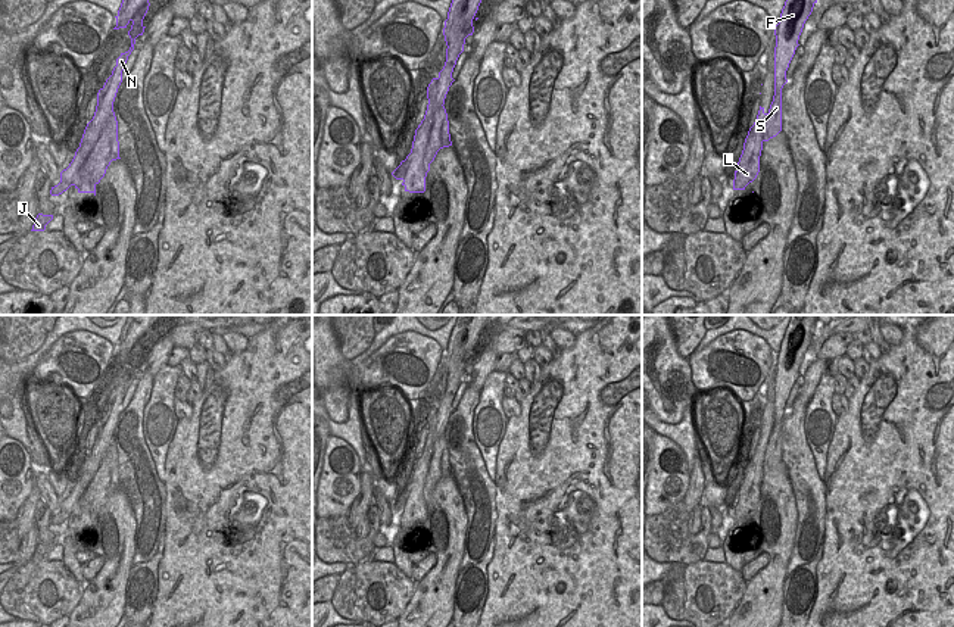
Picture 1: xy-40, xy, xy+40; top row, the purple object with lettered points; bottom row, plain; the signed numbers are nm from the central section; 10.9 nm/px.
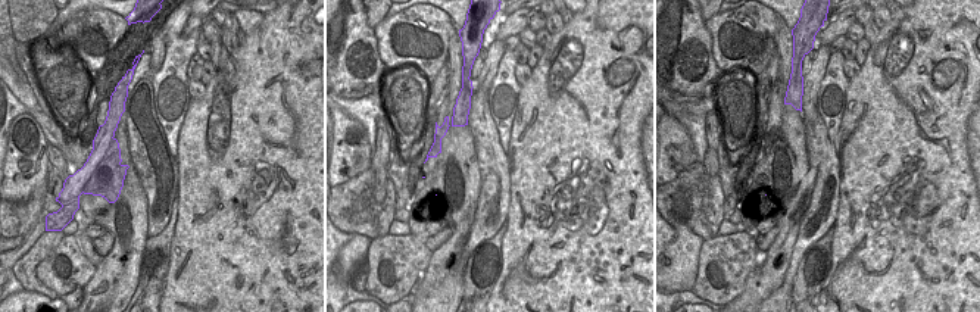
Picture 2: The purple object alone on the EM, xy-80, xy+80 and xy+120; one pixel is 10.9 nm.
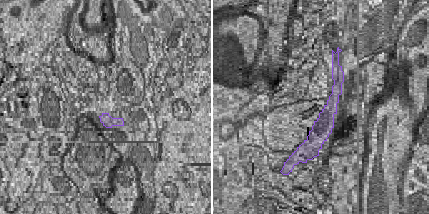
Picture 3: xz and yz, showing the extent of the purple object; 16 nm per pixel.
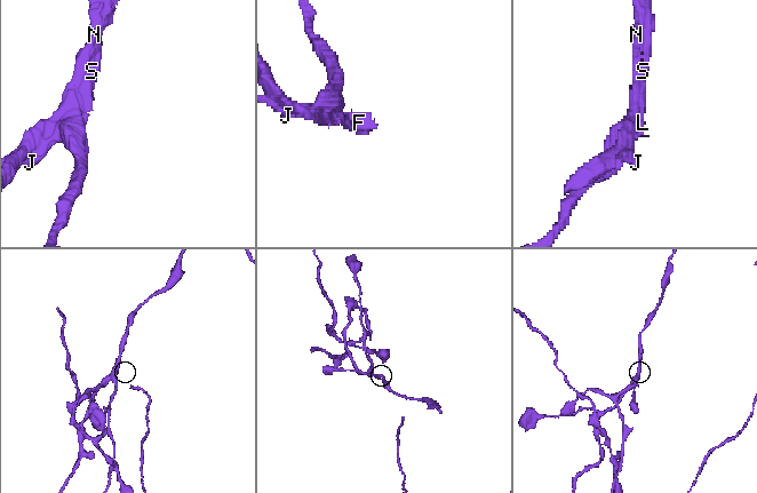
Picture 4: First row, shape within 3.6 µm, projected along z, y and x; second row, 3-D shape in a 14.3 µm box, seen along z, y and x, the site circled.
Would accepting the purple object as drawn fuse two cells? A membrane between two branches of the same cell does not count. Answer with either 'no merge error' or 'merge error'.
merge error

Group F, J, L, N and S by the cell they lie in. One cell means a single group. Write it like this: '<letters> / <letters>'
F L N / J S

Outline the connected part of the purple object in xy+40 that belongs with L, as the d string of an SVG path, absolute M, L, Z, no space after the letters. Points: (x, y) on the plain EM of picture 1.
M760 436L757 449L745 468L738 499L735 500L733 520L745 520L745 517L752 512L760 502L766 449L767 443L764 442L764 437Z

